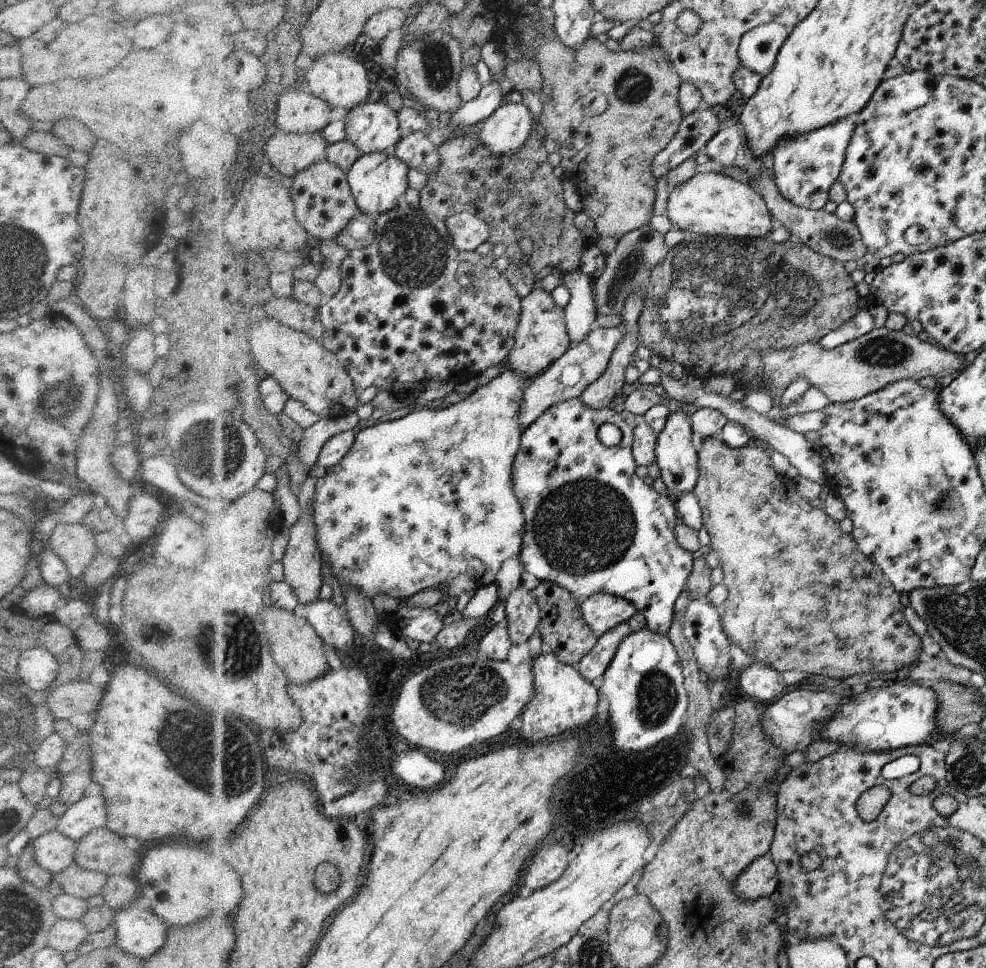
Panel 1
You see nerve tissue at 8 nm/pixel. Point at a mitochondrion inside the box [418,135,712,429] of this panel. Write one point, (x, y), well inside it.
(634, 259)

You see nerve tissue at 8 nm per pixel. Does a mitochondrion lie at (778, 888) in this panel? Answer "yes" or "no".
no

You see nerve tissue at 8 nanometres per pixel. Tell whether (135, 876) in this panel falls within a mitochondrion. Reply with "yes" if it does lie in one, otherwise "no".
no

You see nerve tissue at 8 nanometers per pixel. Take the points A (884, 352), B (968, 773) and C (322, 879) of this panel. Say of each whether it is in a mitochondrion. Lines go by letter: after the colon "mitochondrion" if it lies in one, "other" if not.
A: mitochondrion
B: mitochondrion
C: mitochondrion

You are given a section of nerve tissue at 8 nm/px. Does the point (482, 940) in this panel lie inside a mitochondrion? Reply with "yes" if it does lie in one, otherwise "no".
no

